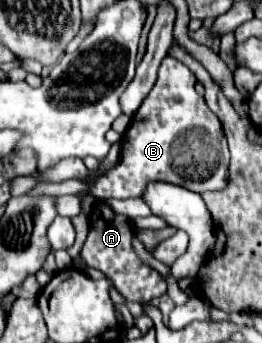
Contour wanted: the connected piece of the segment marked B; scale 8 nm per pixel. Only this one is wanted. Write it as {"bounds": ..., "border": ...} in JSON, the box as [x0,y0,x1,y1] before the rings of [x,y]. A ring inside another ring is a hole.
{"bounds":[90,56,230,198],"border":[[[166,56],[158,80],[132,116],[120,140],[120,160],[106,174],[94,178],[90,194],[96,198],[140,198],[148,182],[170,182],[192,192],[224,190],[228,186],[230,152],[220,120],[194,90],[194,74],[176,58]]]}

